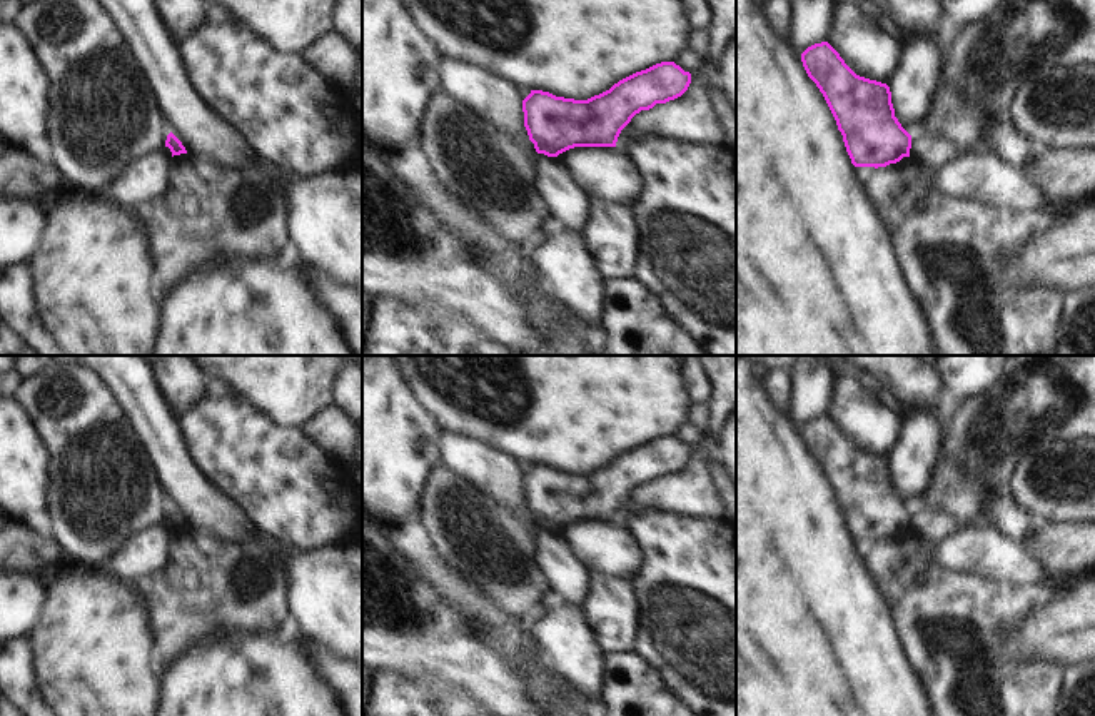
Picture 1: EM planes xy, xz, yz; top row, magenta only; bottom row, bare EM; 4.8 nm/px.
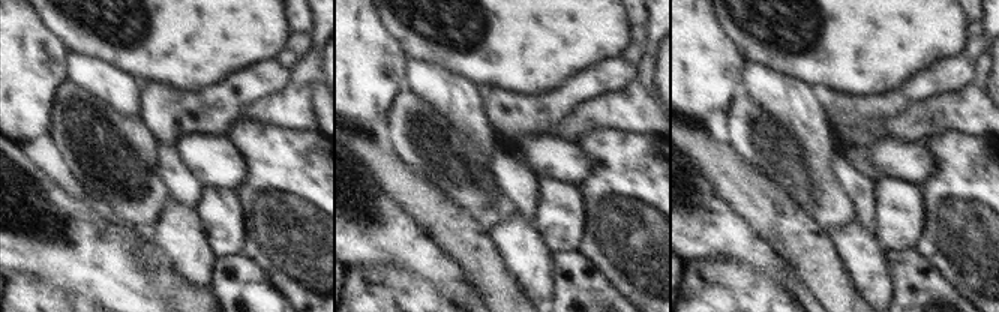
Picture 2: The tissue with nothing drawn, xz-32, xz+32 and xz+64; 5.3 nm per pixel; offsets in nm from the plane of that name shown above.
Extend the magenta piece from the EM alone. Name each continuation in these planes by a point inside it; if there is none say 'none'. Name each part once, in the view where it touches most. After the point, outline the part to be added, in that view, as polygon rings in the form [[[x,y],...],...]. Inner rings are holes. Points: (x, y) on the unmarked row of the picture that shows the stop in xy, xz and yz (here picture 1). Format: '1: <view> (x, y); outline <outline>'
none

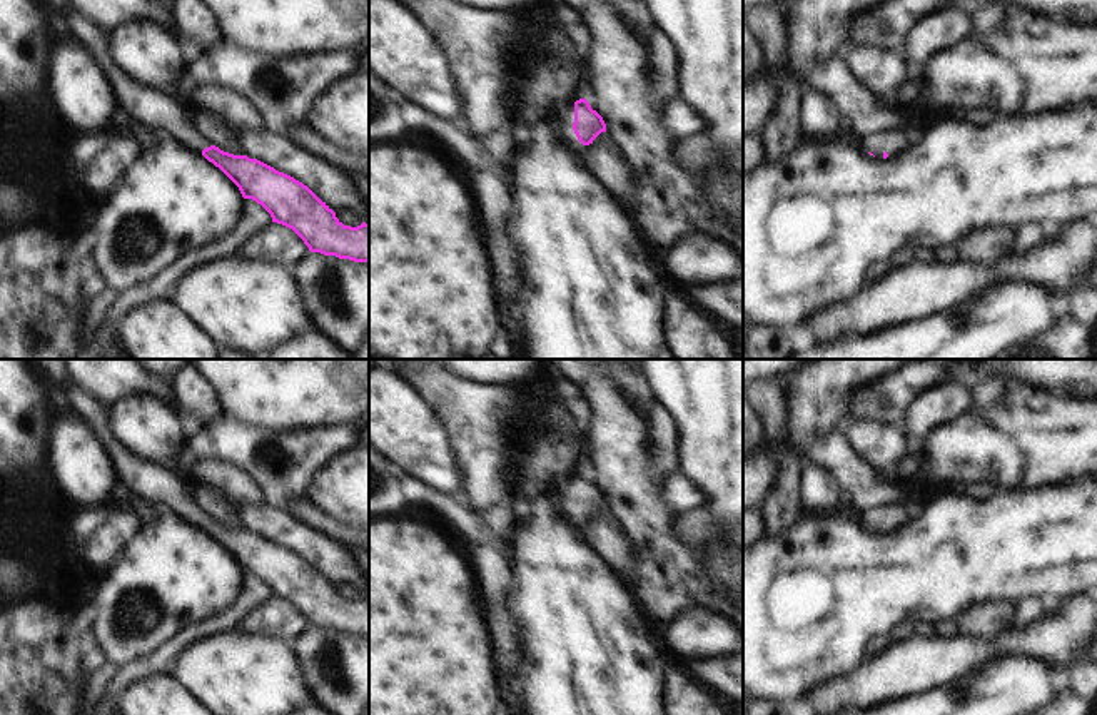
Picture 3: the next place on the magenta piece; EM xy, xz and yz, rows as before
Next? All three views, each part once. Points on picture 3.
1: xz (565, 493); outline [[[574,476],[564,481],[554,493],[556,496],[556,508],[559,516],[569,521],[573,526],[579,526],[584,520],[578,515],[573,498],[574,498]]]

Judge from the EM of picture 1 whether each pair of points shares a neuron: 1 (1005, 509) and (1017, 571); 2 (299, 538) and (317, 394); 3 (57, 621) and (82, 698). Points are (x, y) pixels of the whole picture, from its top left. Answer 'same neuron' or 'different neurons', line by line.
1: different neurons
2: different neurons
3: same neuron

